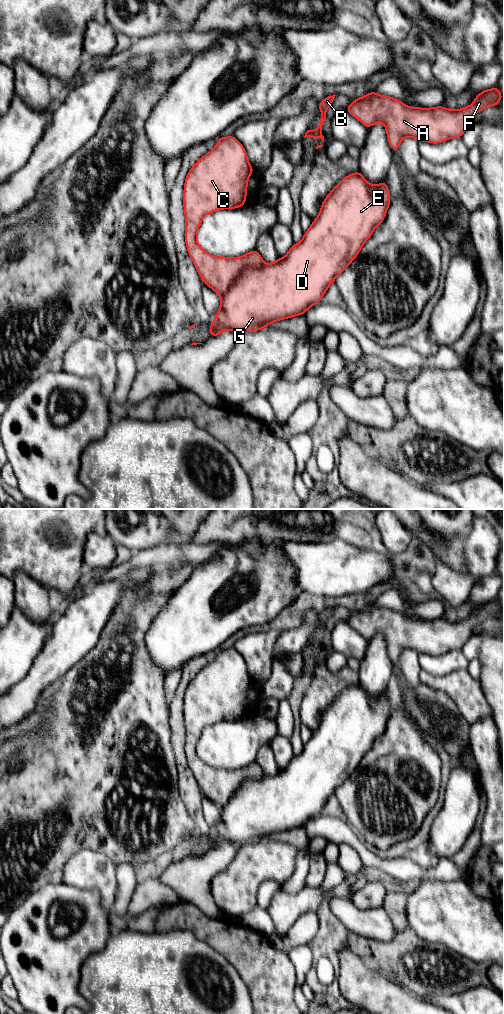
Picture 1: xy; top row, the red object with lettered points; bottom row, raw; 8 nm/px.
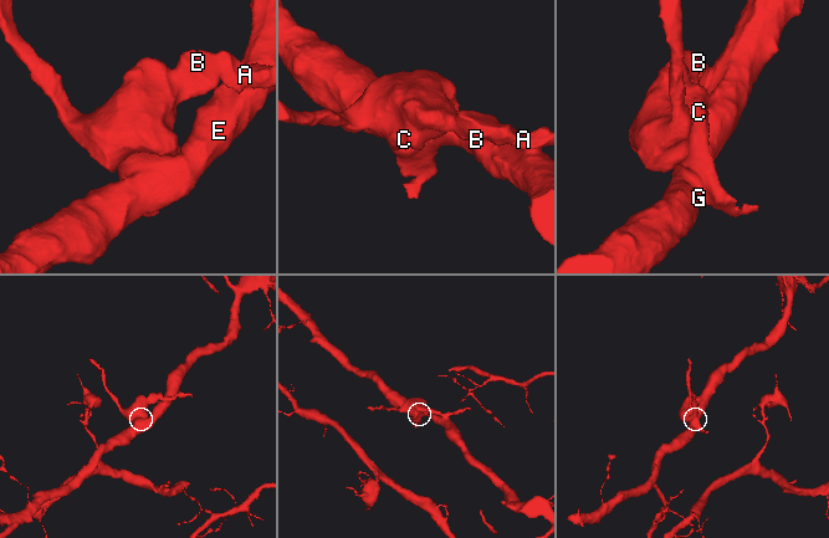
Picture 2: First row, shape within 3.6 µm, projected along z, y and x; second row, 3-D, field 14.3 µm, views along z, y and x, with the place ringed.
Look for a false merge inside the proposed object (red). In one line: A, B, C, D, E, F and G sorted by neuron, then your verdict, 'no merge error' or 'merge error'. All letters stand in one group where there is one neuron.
groups A B C F / D E G; merge error

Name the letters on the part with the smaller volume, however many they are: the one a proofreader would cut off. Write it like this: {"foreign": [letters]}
{"foreign": ["A", "B", "C", "F"]}

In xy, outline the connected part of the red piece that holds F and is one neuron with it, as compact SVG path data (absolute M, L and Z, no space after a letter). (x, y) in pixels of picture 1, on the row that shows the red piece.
M494 87L480 92L470 106L451 110L444 106L409 107L393 97L378 95L372 90L363 97L355 98L345 111L368 129L378 121L382 122L389 145L397 152L404 137L433 144L461 138L472 124L473 116L486 107L497 106L502 97L499 88Z

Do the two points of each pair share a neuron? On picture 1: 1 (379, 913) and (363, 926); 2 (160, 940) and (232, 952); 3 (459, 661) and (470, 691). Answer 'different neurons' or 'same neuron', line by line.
1: same neuron
2: different neurons
3: different neurons

